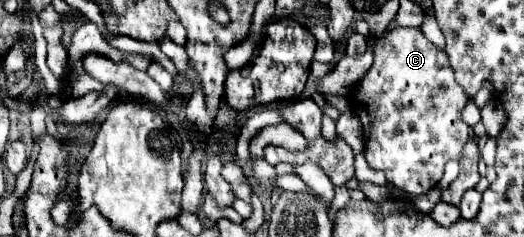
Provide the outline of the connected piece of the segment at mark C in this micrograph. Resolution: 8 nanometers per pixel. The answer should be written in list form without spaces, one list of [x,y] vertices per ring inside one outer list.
[[[393,28],[388,35],[379,39],[374,58],[373,67],[363,75],[349,95],[353,103],[351,107],[357,107],[357,117],[363,123],[365,159],[373,169],[383,171],[393,187],[409,195],[423,195],[441,181],[445,163],[461,157],[463,145],[469,137],[469,127],[461,121],[461,111],[469,97],[455,81],[445,51],[435,47],[421,29]]]

